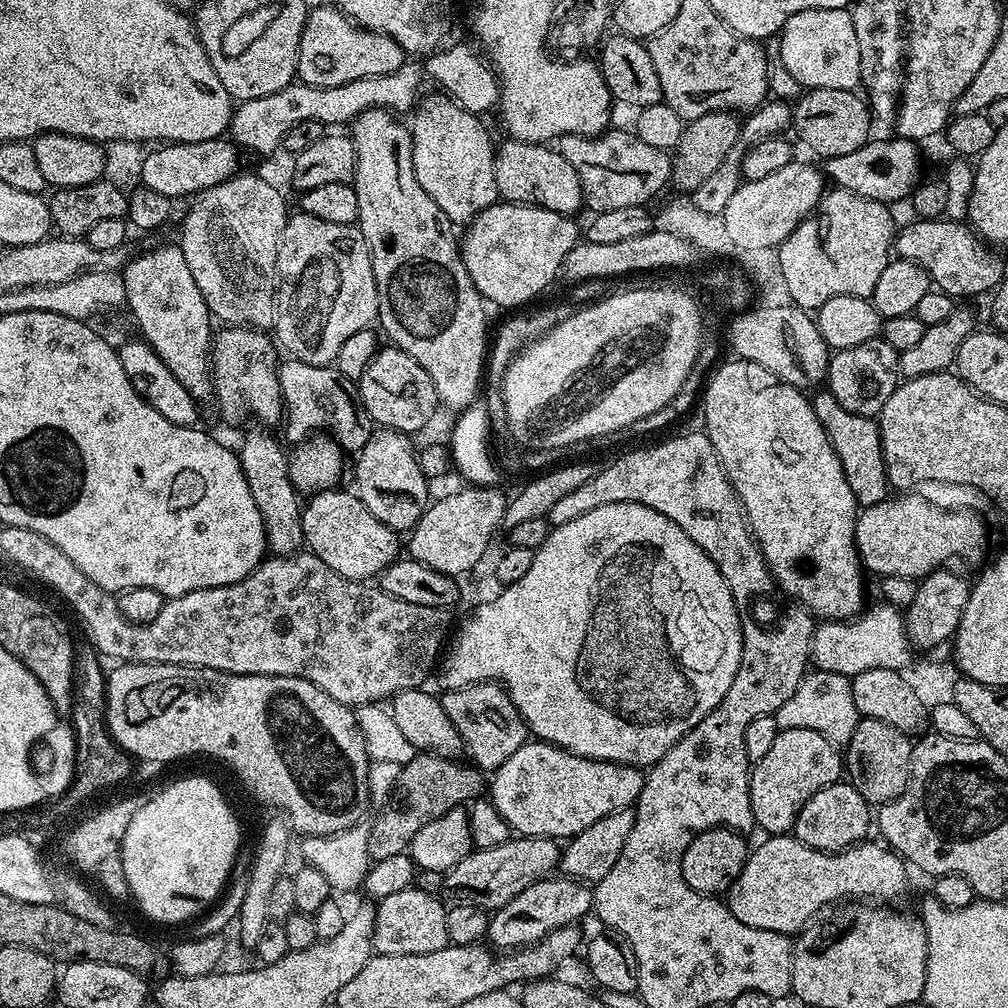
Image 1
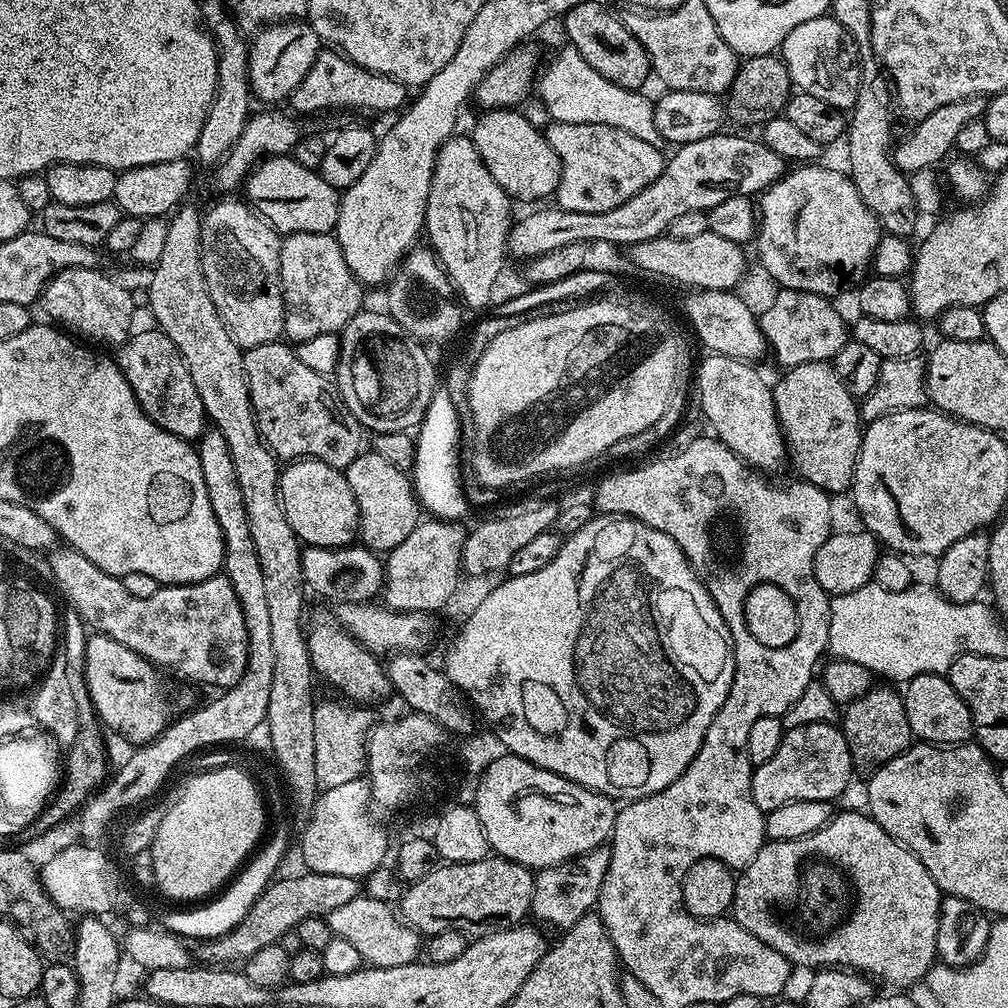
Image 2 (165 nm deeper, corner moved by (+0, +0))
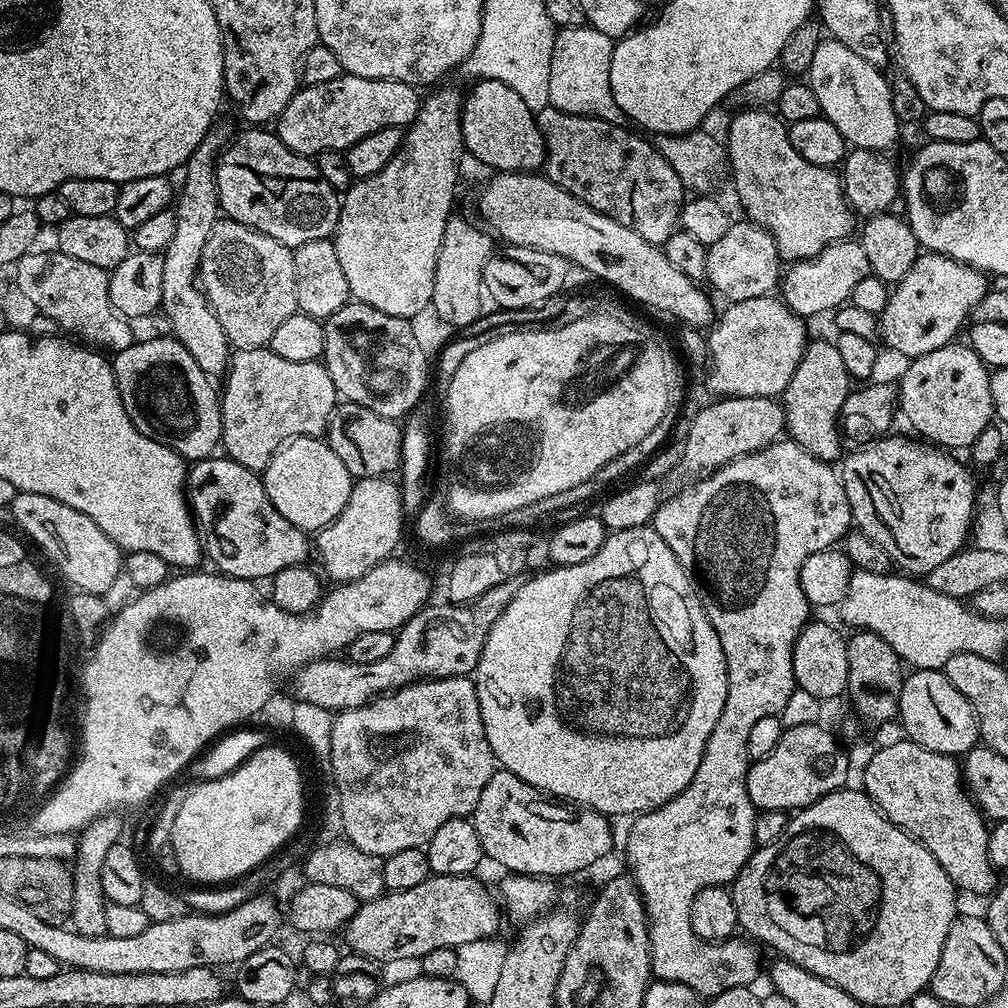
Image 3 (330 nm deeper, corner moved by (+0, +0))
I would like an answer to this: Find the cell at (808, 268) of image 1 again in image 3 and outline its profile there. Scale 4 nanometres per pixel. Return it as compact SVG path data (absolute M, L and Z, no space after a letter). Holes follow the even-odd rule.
M748 106L728 124L726 164L747 219L761 224L778 246L781 261L816 256L826 246L851 237L854 213L844 197L839 171L806 162L788 137L788 124L760 106Z

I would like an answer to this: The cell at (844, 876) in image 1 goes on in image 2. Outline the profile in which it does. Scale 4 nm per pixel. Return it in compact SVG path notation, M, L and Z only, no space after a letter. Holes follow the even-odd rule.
M837 811L825 828L809 836L804 836L801 840L768 840L759 845L753 851L756 853L753 854L752 861L745 866L744 873L736 876L736 889L730 916L746 930L750 930L750 934L754 934L754 938L758 938L762 942L766 942L766 946L778 950L778 954L786 957L793 966L800 967L801 964L804 968L812 968L811 970L820 970L825 966L839 966L844 970L855 970L873 981L881 980L882 983L892 987L889 989L908 990L911 984L916 984L919 980L921 983L927 977L928 969L937 959L936 939L938 938L942 893L940 887L934 882L934 878L930 878L926 866L922 866L922 862L918 862L918 858L913 852L903 848L894 838L890 838L890 834L886 834L886 830L882 830L882 826L878 826L878 822L874 822L871 816L863 811L860 812Z

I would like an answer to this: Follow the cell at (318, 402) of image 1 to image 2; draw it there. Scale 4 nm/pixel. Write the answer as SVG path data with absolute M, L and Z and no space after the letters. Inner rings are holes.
M277 342L247 349L244 352L244 373L248 379L250 402L260 436L268 449L281 461L321 460L326 462L326 466L346 470L350 462L360 456L362 427L358 418L347 408L335 379L318 374L318 370L310 370L310 366L305 366L302 358L298 358L295 347Z

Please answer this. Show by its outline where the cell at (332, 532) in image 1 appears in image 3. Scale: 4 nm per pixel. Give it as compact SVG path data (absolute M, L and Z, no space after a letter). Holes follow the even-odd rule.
M295 436L279 448L262 469L262 479L270 502L274 502L274 510L278 510L286 522L309 534L319 532L342 514L342 506L346 506L354 483L331 446L312 436Z

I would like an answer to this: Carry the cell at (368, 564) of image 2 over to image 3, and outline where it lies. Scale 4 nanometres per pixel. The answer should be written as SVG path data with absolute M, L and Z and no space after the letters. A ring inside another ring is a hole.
M216 459L197 460L186 472L186 495L200 533L203 555L207 559L209 556L223 575L253 582L260 581L260 578L271 579L295 564L303 565L308 552L310 556L309 533L286 522L286 518L274 510L274 502L270 502L264 481L257 473L233 460Z

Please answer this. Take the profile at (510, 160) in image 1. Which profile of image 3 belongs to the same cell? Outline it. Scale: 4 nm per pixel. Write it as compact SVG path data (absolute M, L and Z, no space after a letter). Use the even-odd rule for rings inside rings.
M477 80L474 86L464 96L464 107L460 109L460 125L464 139L464 151L469 157L477 156L486 167L496 172L530 172L535 173L536 168L545 163L544 139L536 125L536 113L518 98L508 86L502 86L497 80Z

